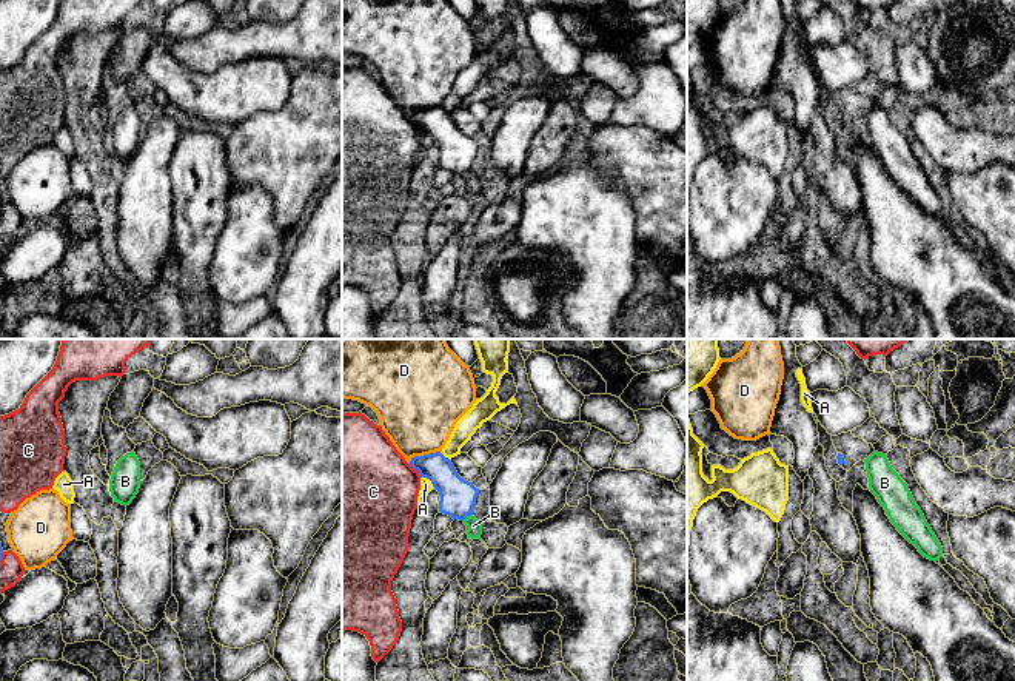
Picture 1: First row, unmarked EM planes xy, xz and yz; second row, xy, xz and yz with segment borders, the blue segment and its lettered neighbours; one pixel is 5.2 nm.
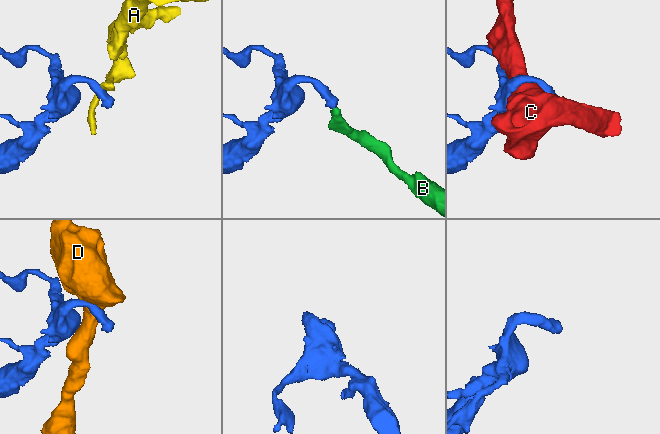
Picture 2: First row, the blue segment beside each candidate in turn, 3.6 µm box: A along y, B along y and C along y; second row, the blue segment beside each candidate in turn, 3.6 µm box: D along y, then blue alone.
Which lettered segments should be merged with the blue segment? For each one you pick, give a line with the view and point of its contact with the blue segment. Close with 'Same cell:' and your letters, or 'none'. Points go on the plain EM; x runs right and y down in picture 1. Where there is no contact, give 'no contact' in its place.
B: contact xz (467, 170)
Same cell: B

